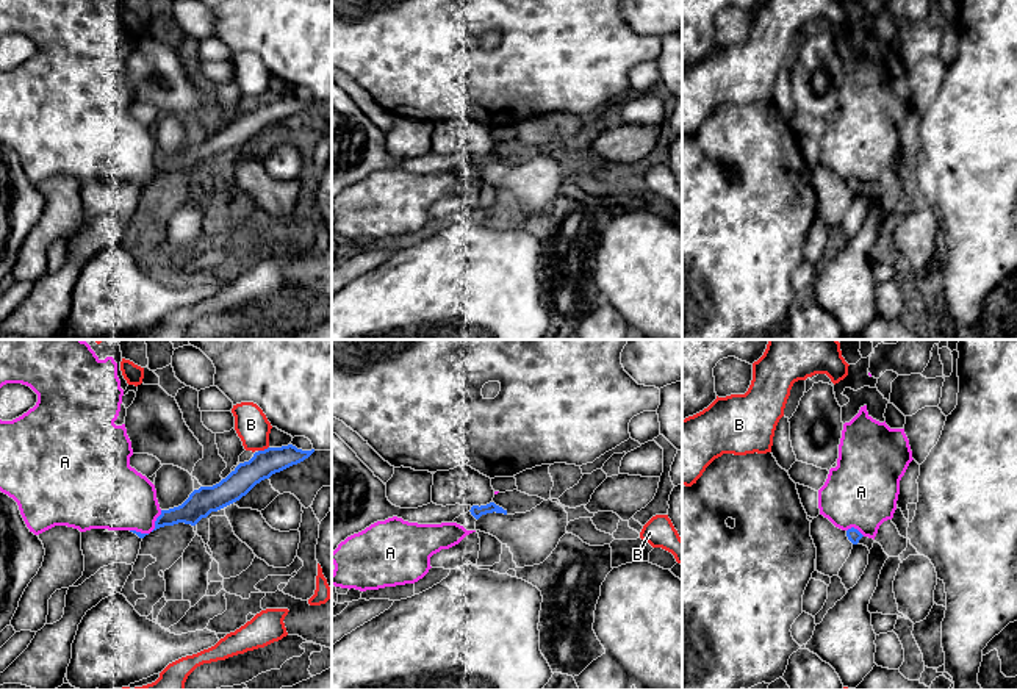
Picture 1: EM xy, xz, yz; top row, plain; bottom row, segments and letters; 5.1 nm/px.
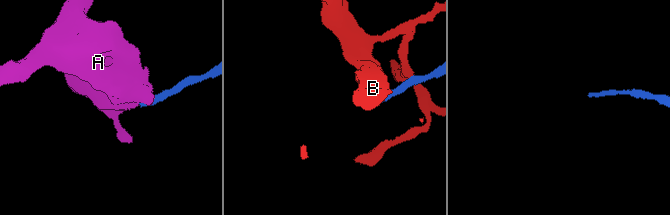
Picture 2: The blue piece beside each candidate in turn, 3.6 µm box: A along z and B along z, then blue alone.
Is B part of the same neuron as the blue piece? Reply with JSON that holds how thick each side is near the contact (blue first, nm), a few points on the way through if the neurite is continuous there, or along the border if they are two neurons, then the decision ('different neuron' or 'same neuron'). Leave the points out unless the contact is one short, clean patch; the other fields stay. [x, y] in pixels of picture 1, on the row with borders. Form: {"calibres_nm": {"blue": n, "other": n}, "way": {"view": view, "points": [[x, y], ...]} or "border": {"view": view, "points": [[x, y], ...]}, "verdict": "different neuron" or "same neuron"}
{"calibres_nm": {"blue": 140, "other": 170}, "border": {"view": "xy", "points": [[268, 446], [258, 451]]}, "verdict": "different neuron"}

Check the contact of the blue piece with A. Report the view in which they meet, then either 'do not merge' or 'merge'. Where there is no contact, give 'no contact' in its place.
xy | do not merge

